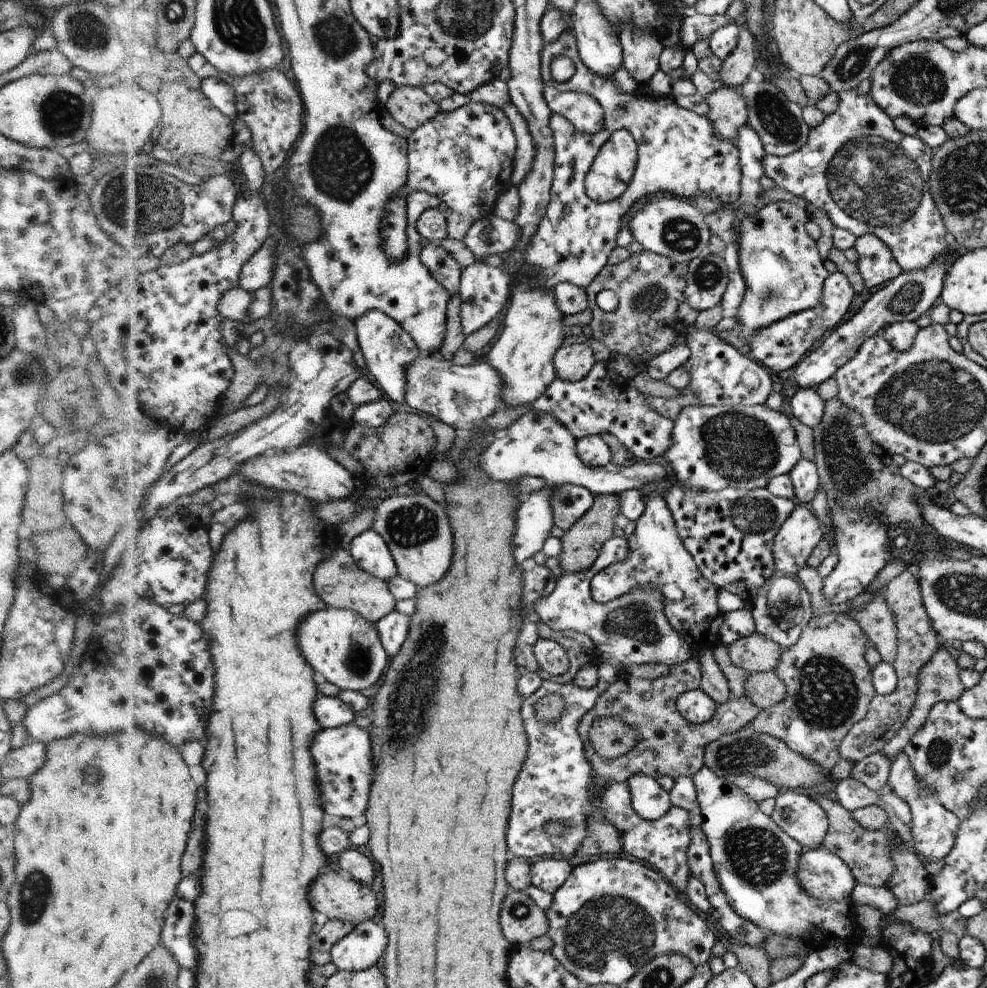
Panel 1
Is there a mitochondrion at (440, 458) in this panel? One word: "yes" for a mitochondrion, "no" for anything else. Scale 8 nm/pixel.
no

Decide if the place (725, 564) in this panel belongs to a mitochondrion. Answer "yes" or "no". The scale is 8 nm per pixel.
no

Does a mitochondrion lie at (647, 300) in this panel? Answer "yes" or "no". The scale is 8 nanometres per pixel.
yes

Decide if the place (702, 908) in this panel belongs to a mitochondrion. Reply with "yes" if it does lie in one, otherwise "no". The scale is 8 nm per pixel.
no

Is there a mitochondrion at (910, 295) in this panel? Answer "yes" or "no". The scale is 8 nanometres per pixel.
yes

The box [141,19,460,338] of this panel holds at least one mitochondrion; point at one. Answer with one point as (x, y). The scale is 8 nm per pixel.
(340, 166)

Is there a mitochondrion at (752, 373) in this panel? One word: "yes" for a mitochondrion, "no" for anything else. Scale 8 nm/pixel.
no

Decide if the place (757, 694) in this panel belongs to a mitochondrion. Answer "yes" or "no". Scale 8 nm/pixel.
no

